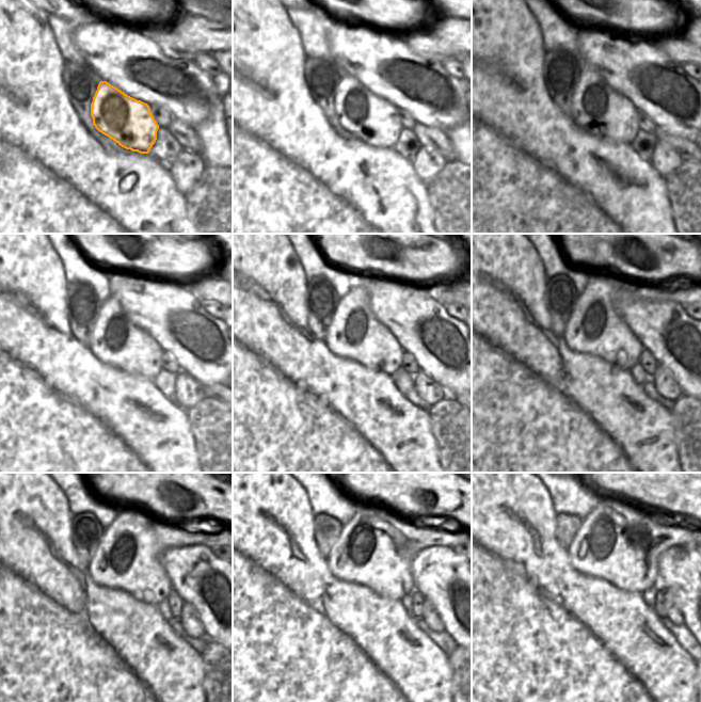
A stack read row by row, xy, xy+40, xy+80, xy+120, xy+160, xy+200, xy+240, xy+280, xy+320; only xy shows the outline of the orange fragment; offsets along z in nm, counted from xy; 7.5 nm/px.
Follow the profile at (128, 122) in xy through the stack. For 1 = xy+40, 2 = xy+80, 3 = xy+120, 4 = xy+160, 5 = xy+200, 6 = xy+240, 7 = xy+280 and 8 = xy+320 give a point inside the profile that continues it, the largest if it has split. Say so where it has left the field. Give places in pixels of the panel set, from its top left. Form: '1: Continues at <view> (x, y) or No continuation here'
1: Continues at xy+40 (373, 121)
2: Continues at xy+80 (595, 108)
3: Continues at xy+120 (115, 340)
4: Continues at xy+160 (354, 333)
5: Continues at xy+200 (594, 328)
6: Continues at xy+240 (128, 557)
7: Continues at xy+280 (376, 548)
8: Continues at xy+320 (619, 542)

